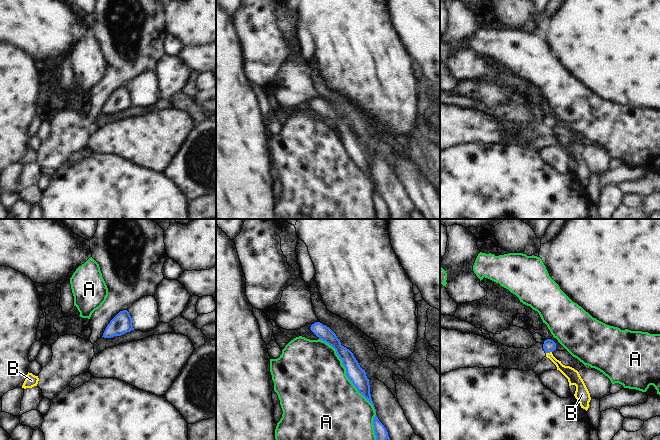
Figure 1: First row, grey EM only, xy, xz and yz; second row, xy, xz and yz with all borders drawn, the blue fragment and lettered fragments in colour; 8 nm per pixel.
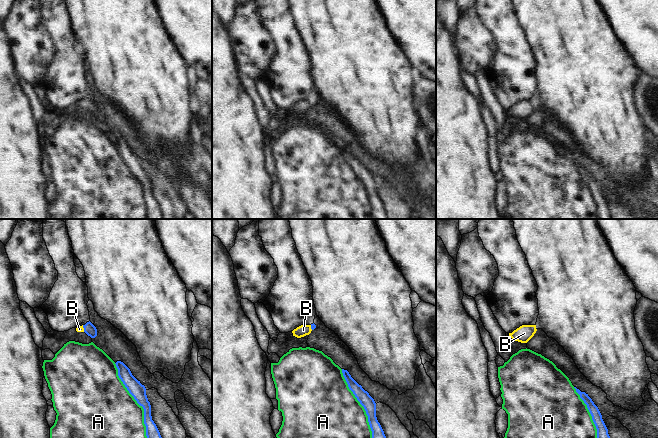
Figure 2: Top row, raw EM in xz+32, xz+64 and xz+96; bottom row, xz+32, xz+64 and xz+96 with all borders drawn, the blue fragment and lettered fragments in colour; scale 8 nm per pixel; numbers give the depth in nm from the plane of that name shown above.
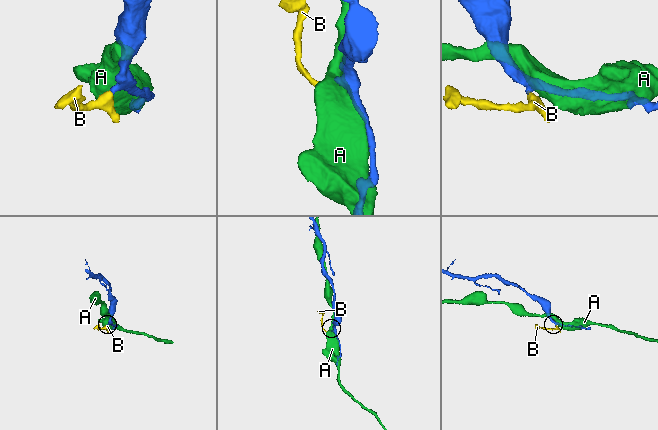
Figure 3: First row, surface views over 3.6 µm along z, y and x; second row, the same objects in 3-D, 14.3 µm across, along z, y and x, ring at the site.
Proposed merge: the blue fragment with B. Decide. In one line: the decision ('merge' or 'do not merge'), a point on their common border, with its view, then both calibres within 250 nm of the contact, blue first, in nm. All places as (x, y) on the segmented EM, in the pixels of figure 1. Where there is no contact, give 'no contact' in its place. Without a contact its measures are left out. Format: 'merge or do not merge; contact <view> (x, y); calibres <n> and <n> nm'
merge; contact yz (548, 352); calibres 100 and 100 nm

